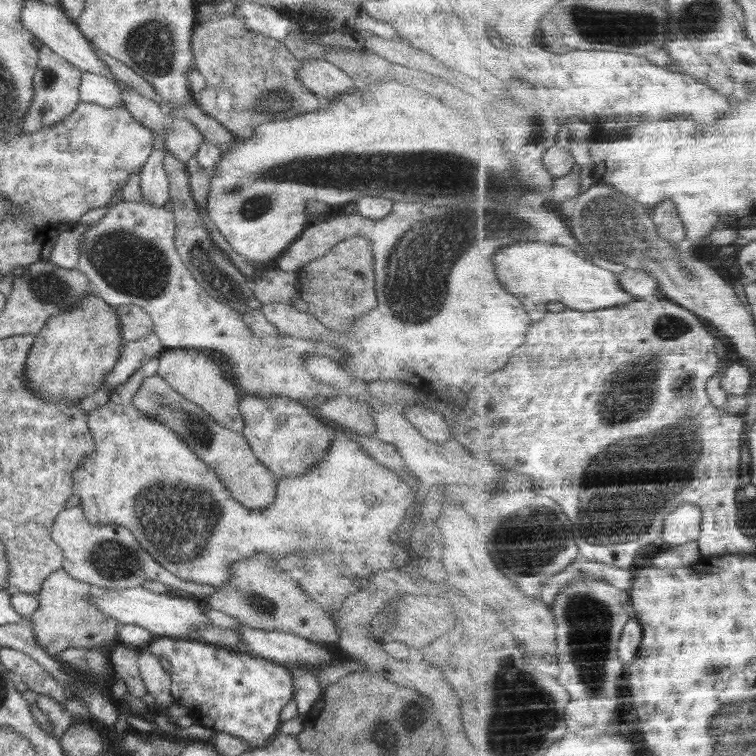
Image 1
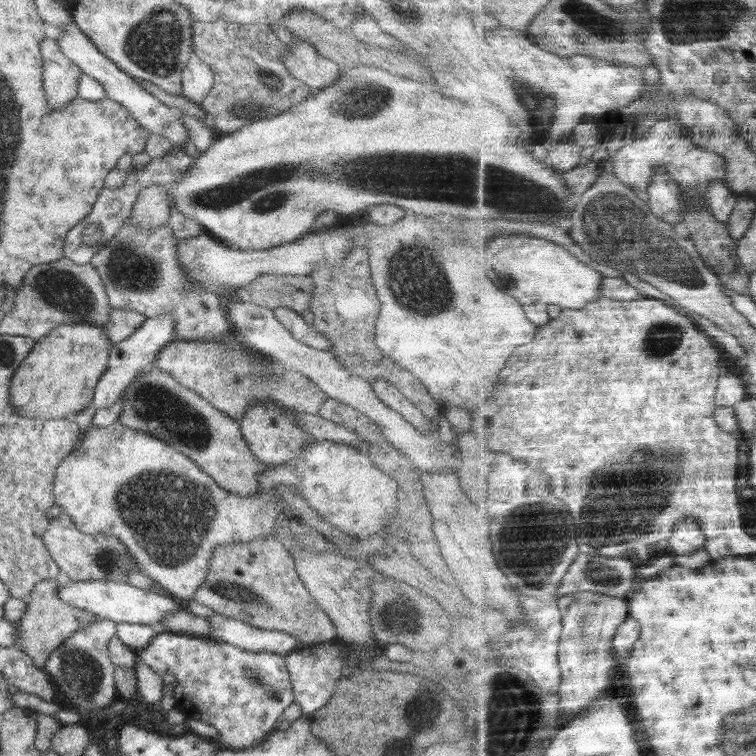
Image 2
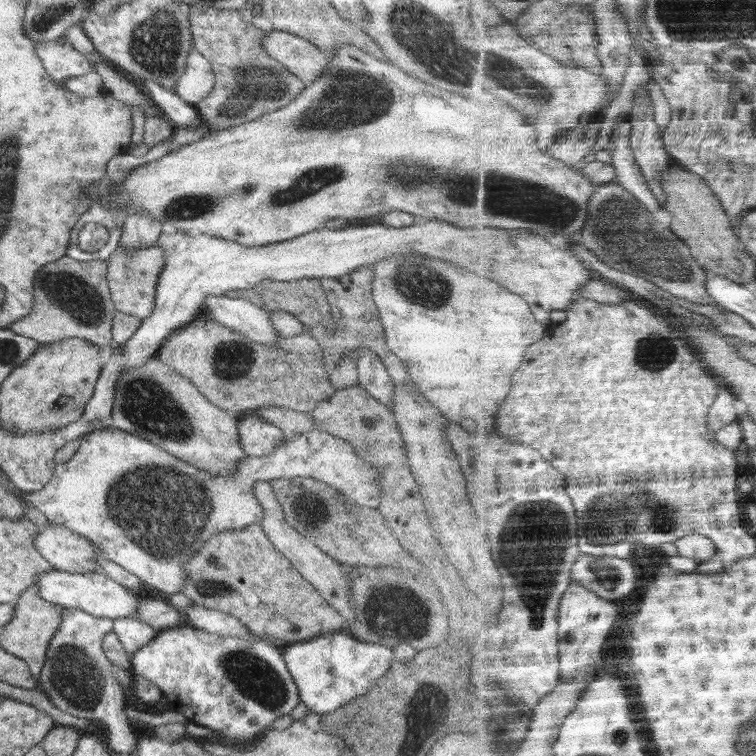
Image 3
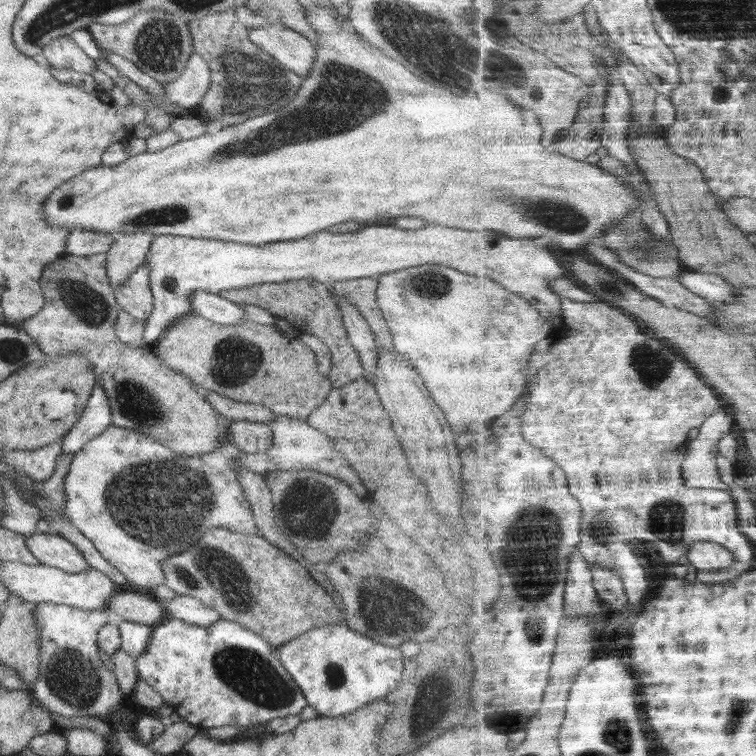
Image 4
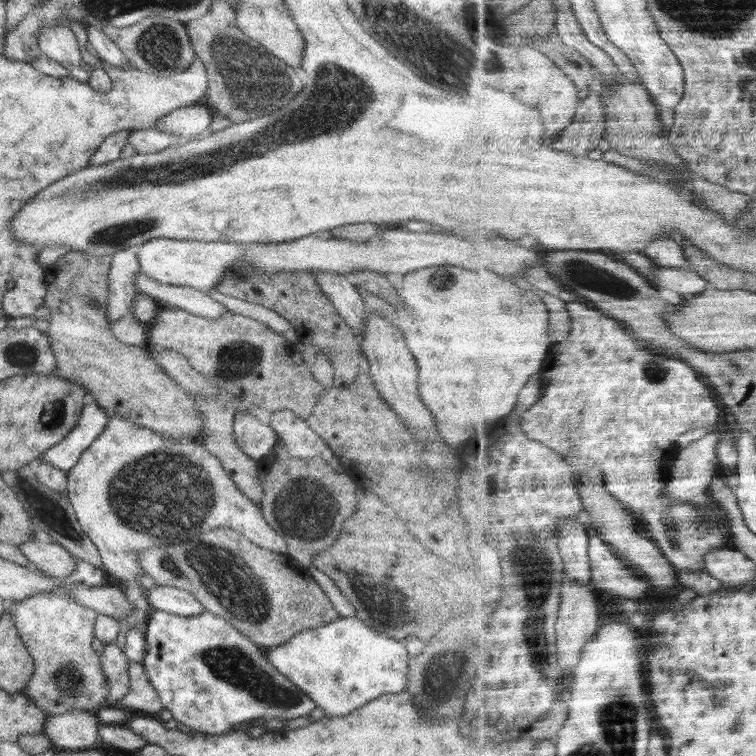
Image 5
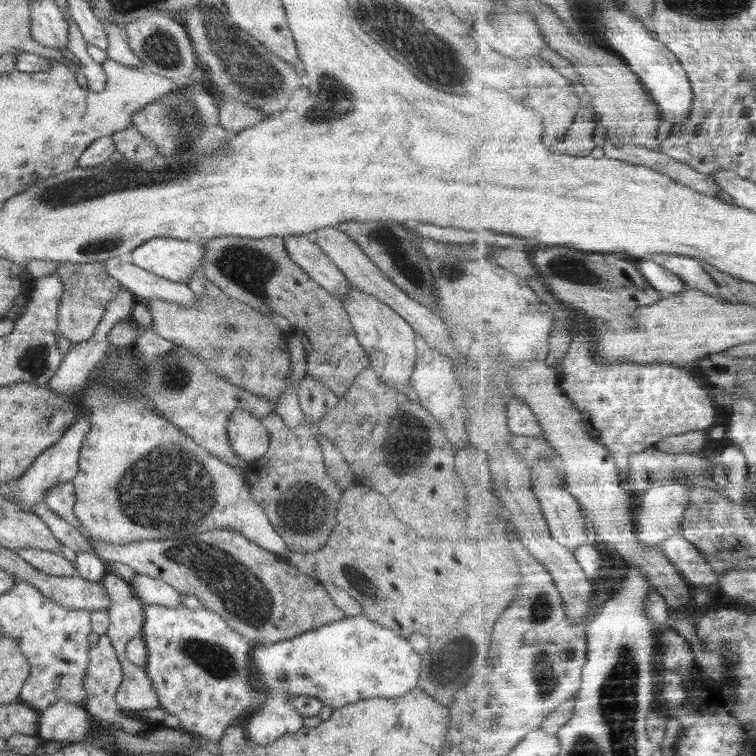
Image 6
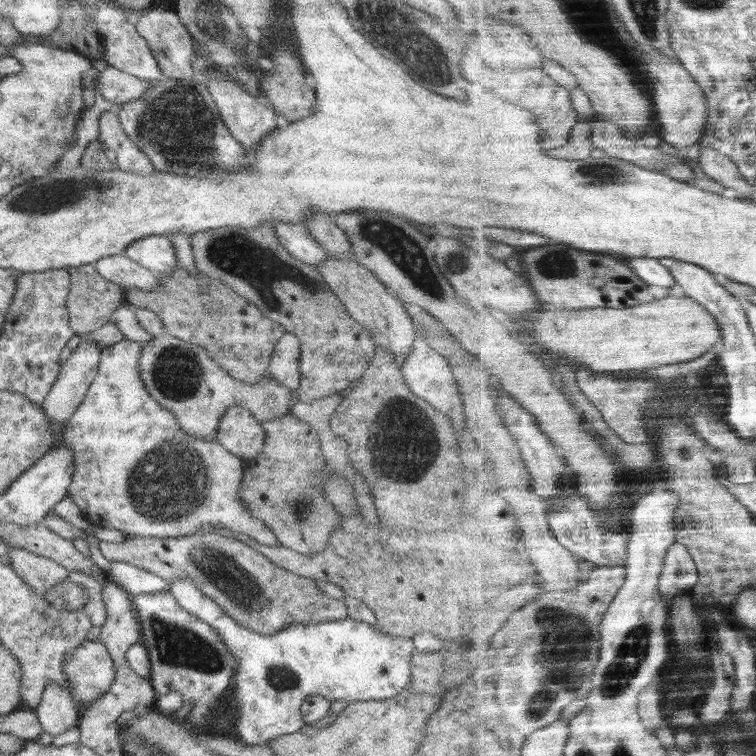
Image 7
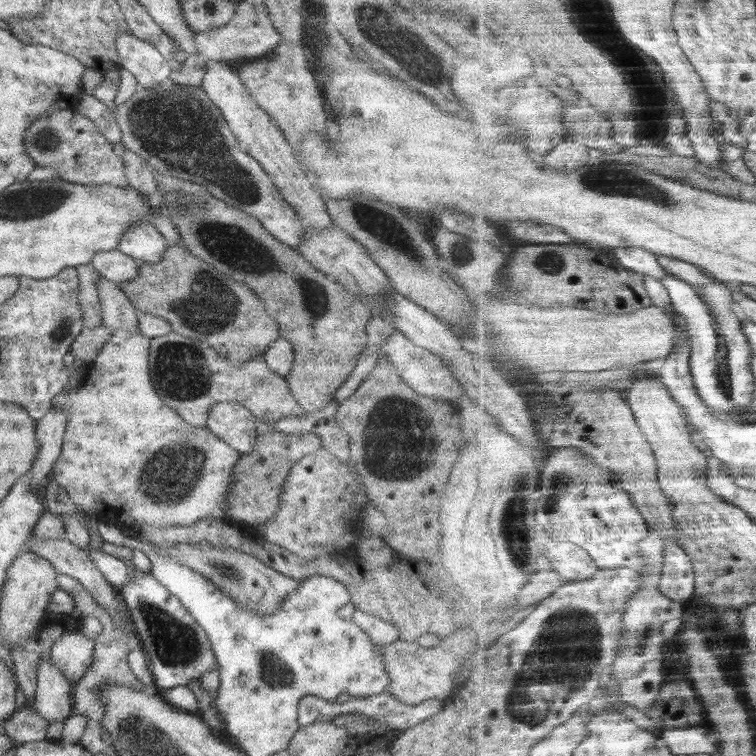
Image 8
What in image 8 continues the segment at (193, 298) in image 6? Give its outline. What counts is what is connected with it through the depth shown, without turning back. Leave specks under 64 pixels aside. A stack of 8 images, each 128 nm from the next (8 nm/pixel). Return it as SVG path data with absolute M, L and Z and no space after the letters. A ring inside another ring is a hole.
M116 249L108 250L108 252L96 252L91 263L106 280L118 284L126 282L126 280L134 280L138 276L141 261L134 260L131 256Z

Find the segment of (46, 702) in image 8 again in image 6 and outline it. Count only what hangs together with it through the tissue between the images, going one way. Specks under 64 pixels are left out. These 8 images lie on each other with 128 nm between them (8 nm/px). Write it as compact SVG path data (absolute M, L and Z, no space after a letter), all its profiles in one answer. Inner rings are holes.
M58 700L53 706L40 712L38 736L46 741L63 745L86 741L91 734L92 721L82 705Z

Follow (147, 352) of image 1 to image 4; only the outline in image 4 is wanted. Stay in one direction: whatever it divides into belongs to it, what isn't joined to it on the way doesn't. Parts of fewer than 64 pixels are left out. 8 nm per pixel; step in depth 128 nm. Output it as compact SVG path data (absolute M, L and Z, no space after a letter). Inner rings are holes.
M426 224L416 230L392 225L363 226L357 232L338 234L322 231L302 239L260 246L186 236L155 236L146 254L146 261L150 263L153 311L145 321L142 345L151 348L158 338L162 338L168 326L188 315L190 296L198 290L218 295L238 288L304 278L312 278L332 288L336 281L364 277L378 279L386 272L416 264L450 264L450 268L466 274L490 275L490 278L532 302L542 316L551 319L563 314L564 297L552 289L552 280L570 278L564 256L565 252L559 248L550 245L538 247L534 239L513 238L494 230L440 228L436 224ZM96 383L80 418L62 438L62 453L76 454L88 439L97 437L110 425L111 410L106 391Z

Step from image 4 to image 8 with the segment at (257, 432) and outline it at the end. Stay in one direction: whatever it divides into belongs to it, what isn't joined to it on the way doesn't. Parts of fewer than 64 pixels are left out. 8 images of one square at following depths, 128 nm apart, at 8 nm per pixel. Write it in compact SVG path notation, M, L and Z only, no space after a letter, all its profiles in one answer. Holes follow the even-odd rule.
M218 402L210 406L206 426L214 436L229 444L241 455L250 454L256 446L257 418L241 404Z

